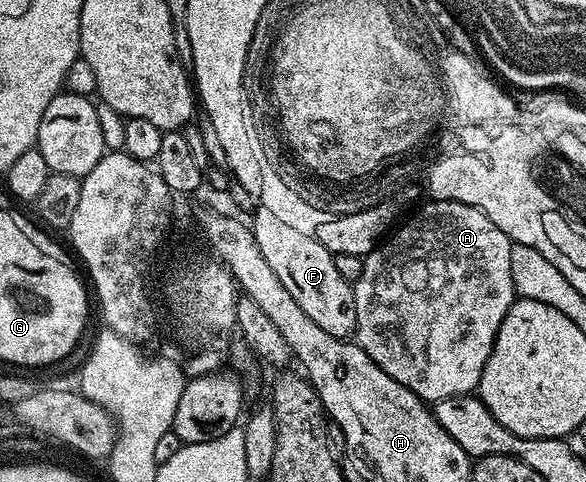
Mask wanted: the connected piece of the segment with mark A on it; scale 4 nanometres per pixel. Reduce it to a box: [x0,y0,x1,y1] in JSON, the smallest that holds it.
[352,200,516,404]

